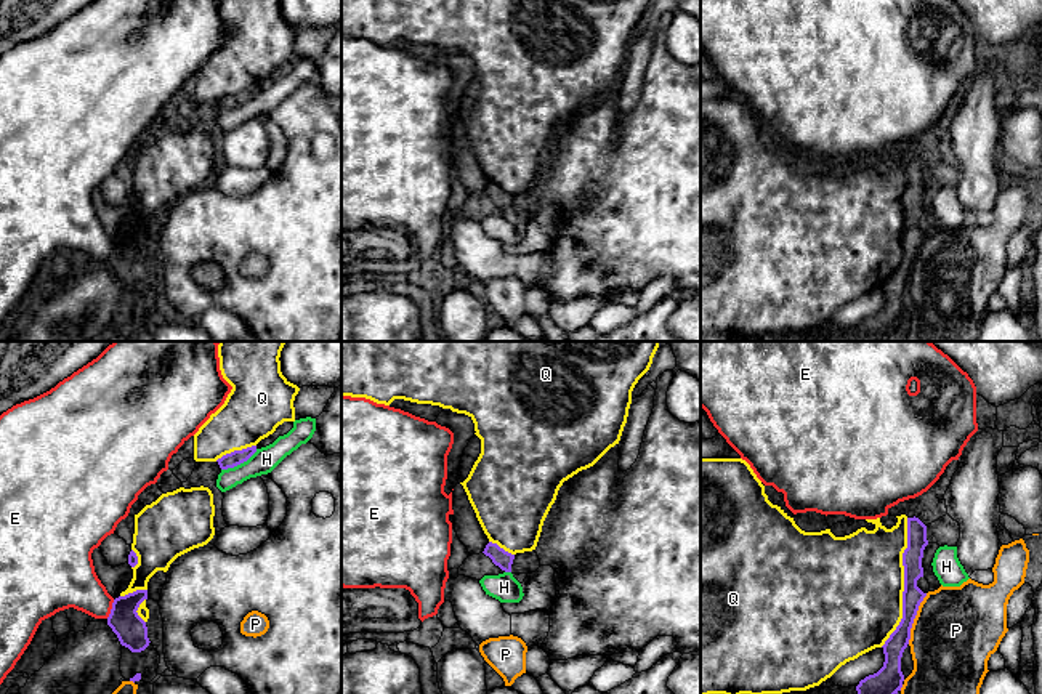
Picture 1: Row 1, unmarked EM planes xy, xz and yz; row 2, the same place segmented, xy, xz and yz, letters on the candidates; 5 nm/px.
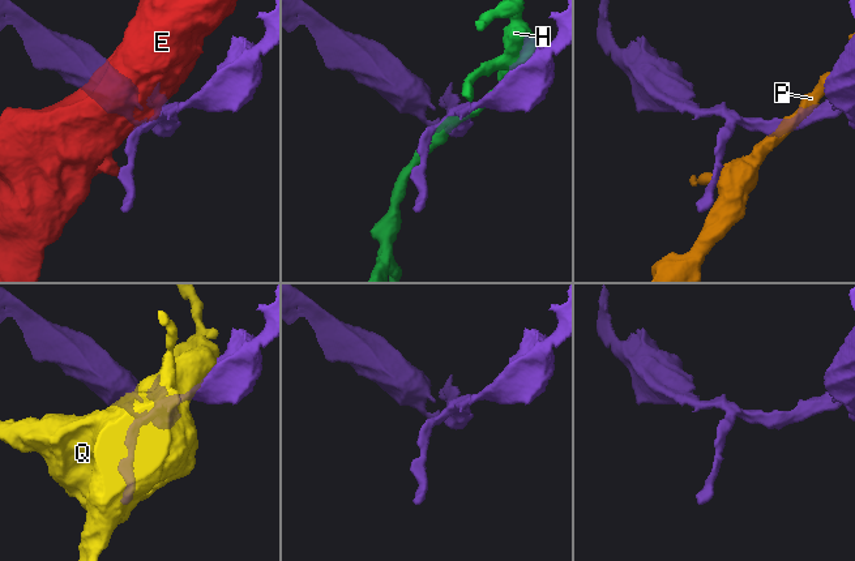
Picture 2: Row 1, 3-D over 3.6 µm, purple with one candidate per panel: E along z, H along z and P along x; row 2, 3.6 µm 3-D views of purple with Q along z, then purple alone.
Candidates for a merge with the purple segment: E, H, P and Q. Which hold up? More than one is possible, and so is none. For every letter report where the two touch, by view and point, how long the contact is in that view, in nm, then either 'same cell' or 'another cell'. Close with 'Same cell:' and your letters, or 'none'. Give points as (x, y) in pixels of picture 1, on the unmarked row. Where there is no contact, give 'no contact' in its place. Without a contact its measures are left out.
E: xy (111, 250) | 100 nm | another cell
H: xy (239, 104) | 220 nm | another cell
P: yz (914, 258) | 280 nm | another cell
Q: yz (904, 223) | 650 nm | another cell
Same cell: none

